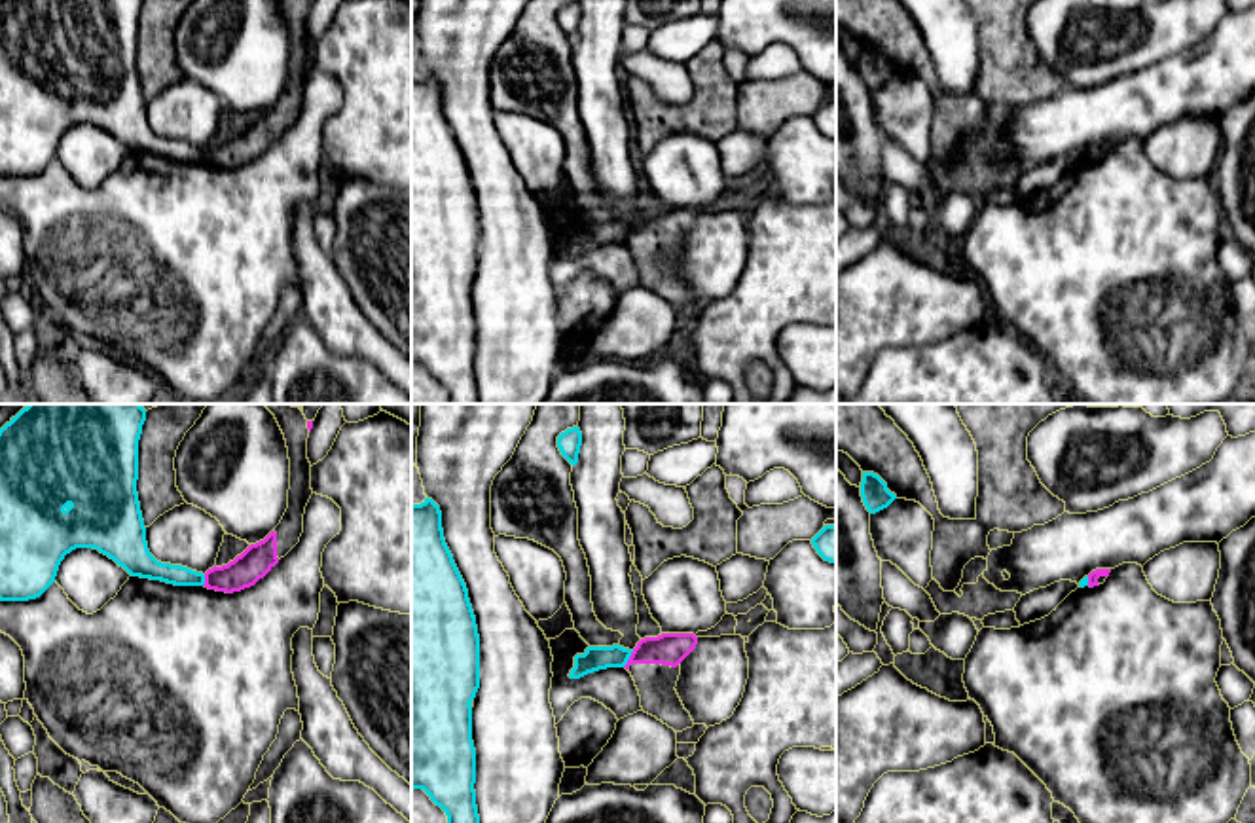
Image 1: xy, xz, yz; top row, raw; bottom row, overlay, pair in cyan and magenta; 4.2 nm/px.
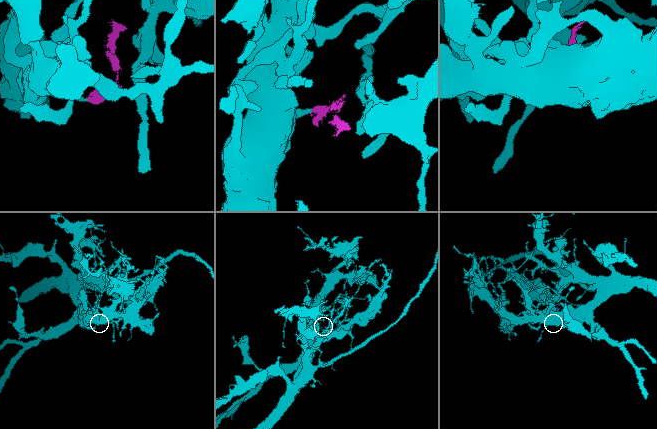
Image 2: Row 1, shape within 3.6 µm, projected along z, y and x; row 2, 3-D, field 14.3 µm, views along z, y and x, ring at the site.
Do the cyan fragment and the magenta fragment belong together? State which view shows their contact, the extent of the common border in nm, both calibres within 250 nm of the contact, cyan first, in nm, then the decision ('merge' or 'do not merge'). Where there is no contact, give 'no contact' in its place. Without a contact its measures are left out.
xz | 90 nm | 100/140 nm | do not merge

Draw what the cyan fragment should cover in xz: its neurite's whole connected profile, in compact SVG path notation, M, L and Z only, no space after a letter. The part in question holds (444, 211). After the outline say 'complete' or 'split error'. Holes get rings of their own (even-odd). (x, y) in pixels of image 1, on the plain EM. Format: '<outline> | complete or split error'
M432 74L411 78L411 364L423 364L447 391L447 404L480 404L472 275L480 264L480 210L466 159L453 137Z | complete

